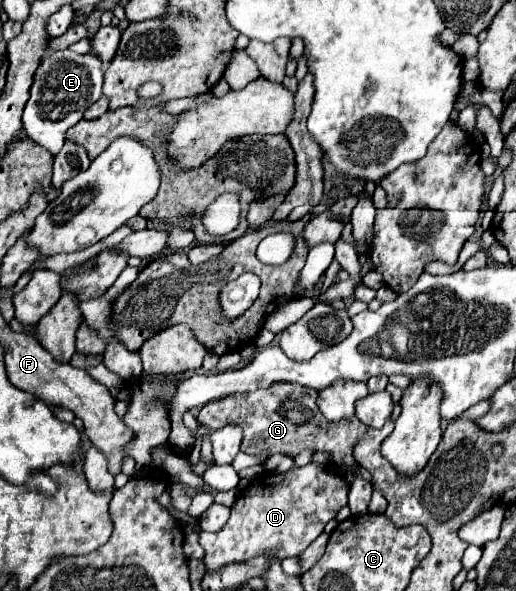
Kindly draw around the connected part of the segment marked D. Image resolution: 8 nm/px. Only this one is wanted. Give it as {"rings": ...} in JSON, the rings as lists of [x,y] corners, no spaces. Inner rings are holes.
{"rings":[[[310,462],[302,468],[292,468],[288,472],[282,474],[270,474],[270,472],[262,472],[262,476],[256,476],[250,486],[238,496],[238,500],[234,502],[234,506],[230,508],[230,520],[224,526],[222,532],[210,534],[210,532],[200,532],[198,534],[198,542],[200,546],[206,550],[206,570],[216,570],[224,564],[232,564],[232,562],[244,562],[262,554],[270,554],[276,558],[288,558],[288,556],[298,556],[302,554],[322,532],[324,526],[336,518],[338,510],[344,508],[348,504],[348,482],[344,478],[338,476],[338,468],[324,468],[322,464]]]}

